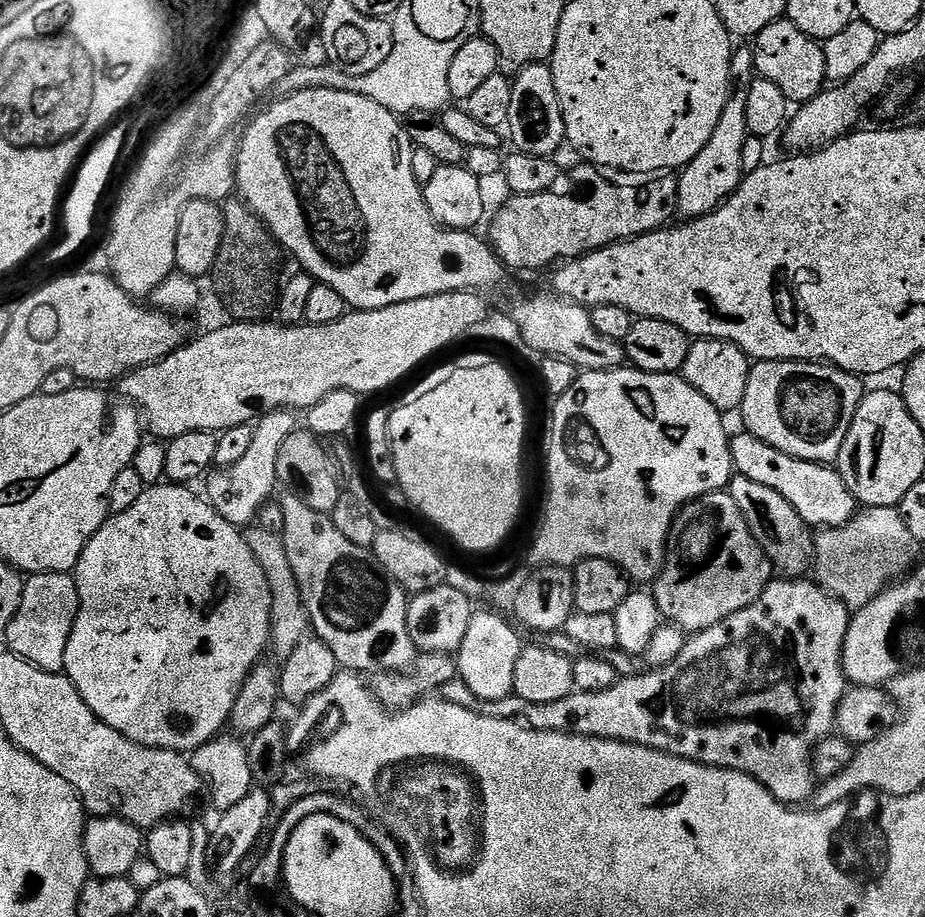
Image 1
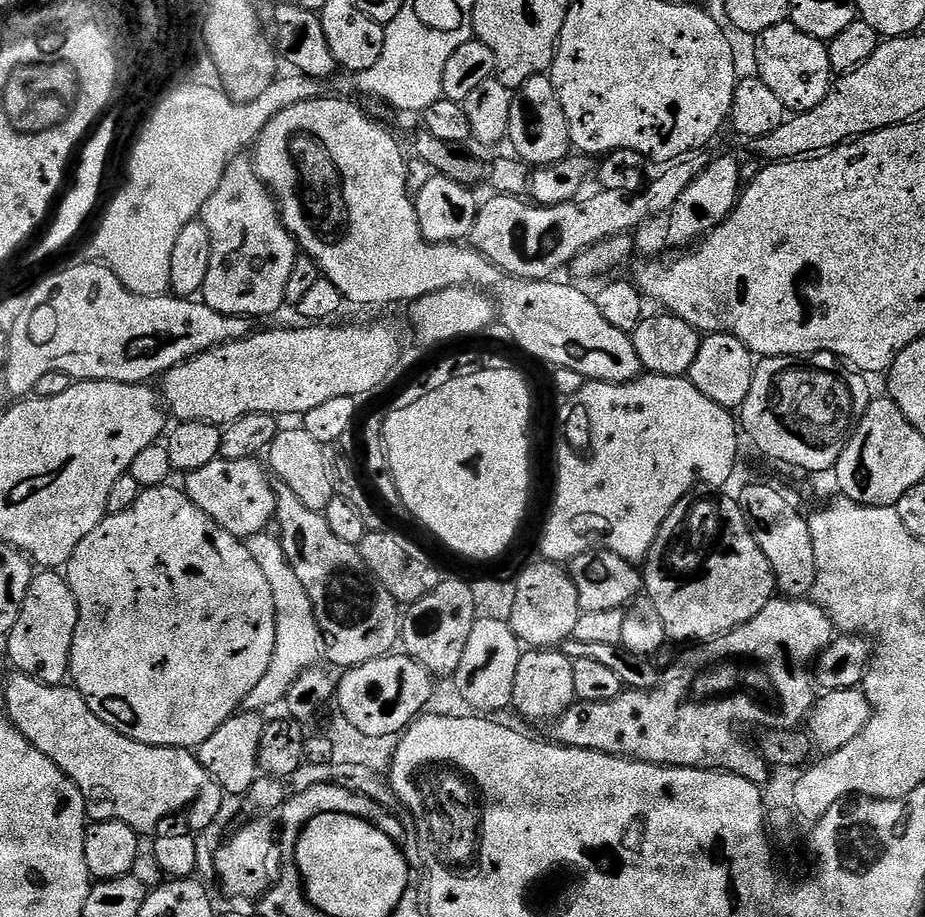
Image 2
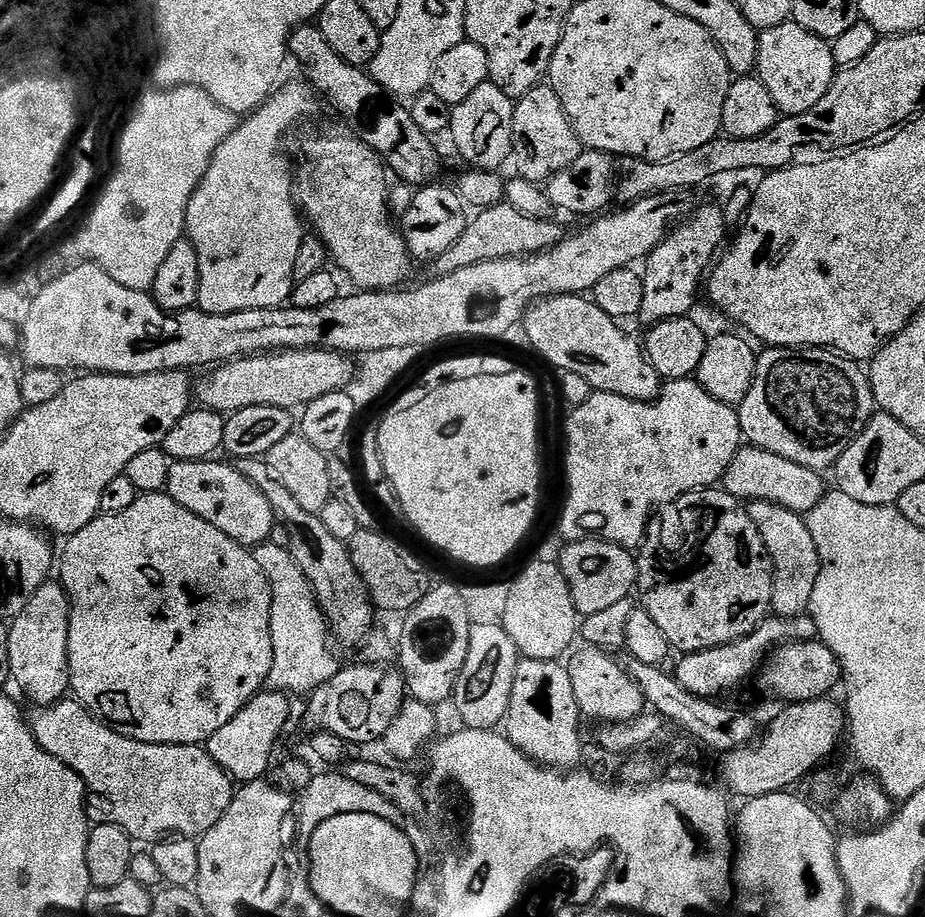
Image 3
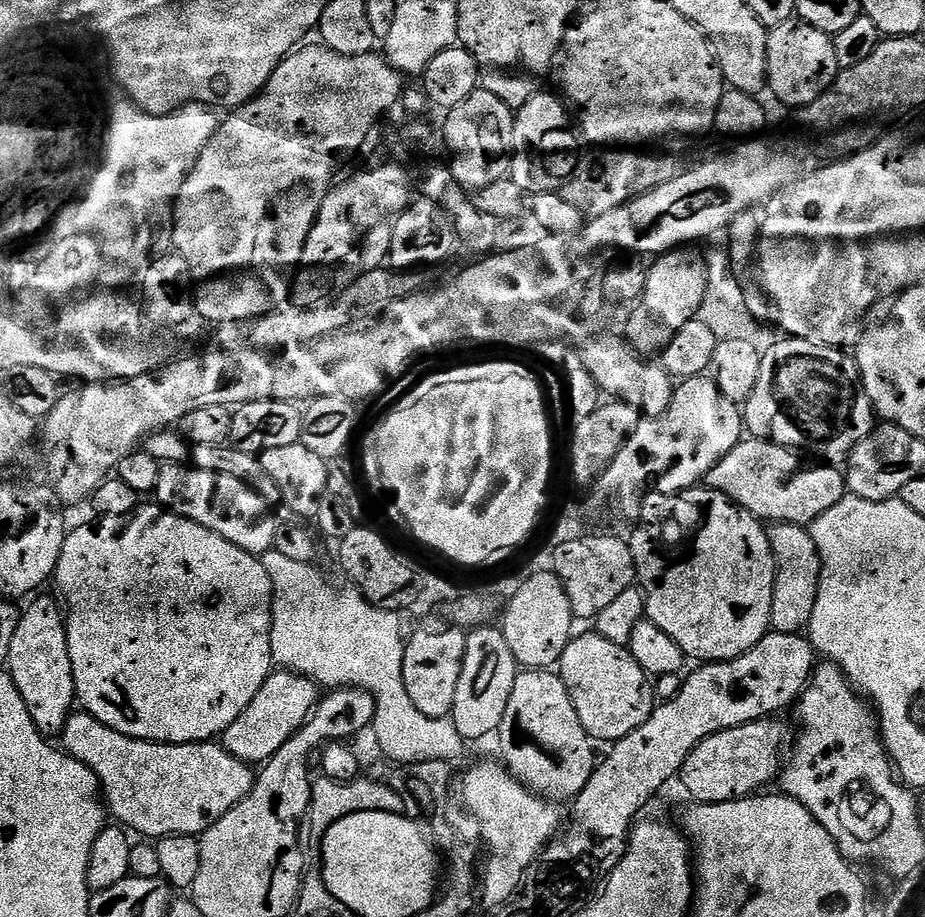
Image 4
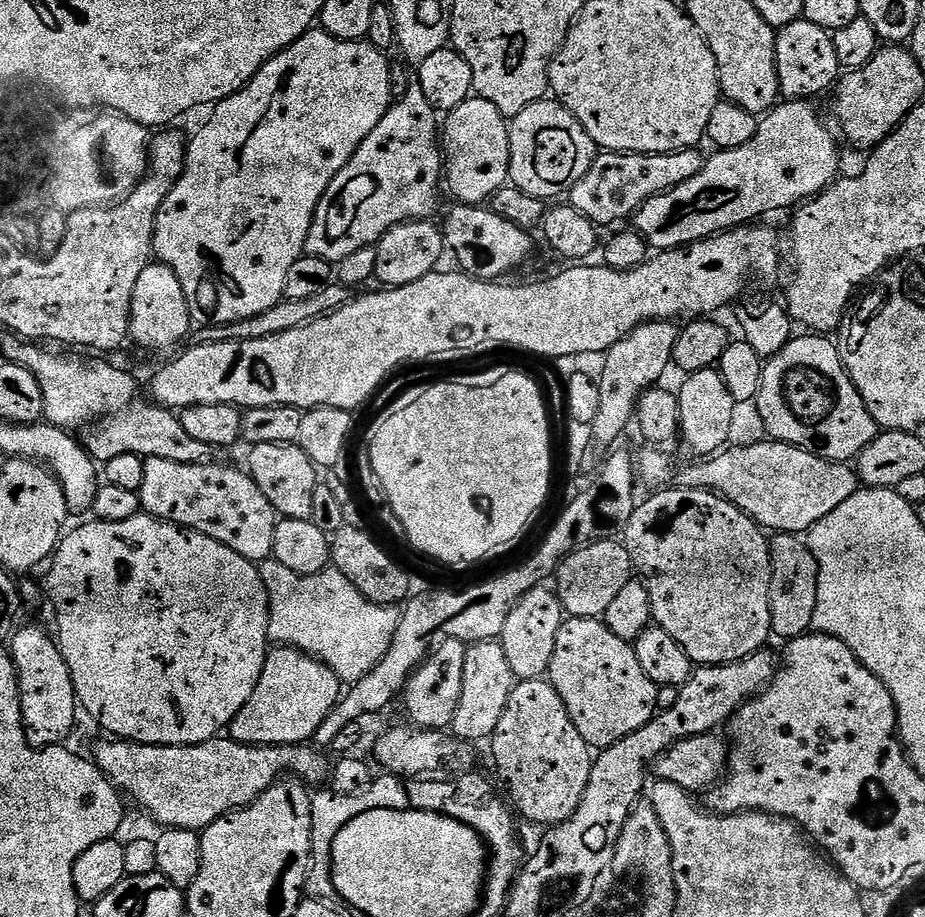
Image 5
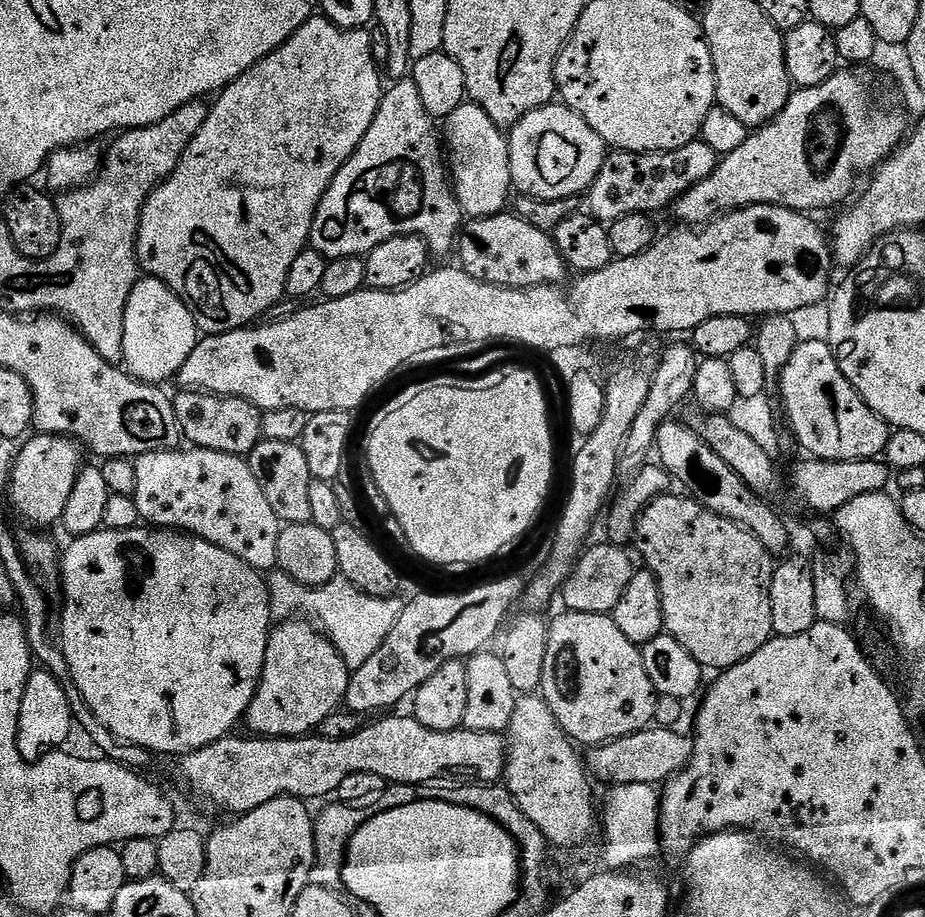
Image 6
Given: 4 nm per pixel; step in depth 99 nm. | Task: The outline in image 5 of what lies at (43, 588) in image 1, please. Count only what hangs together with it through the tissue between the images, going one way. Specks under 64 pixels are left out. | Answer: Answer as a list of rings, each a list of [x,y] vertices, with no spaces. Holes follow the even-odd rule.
[[[36,624],[17,627],[10,637],[10,655],[12,665],[16,667],[16,684],[20,688],[20,709],[22,710],[22,726],[26,734],[26,742],[31,748],[54,748],[65,743],[64,740],[72,732],[76,724],[78,701],[74,682],[70,678],[70,670],[60,653],[59,643],[53,633]]]

